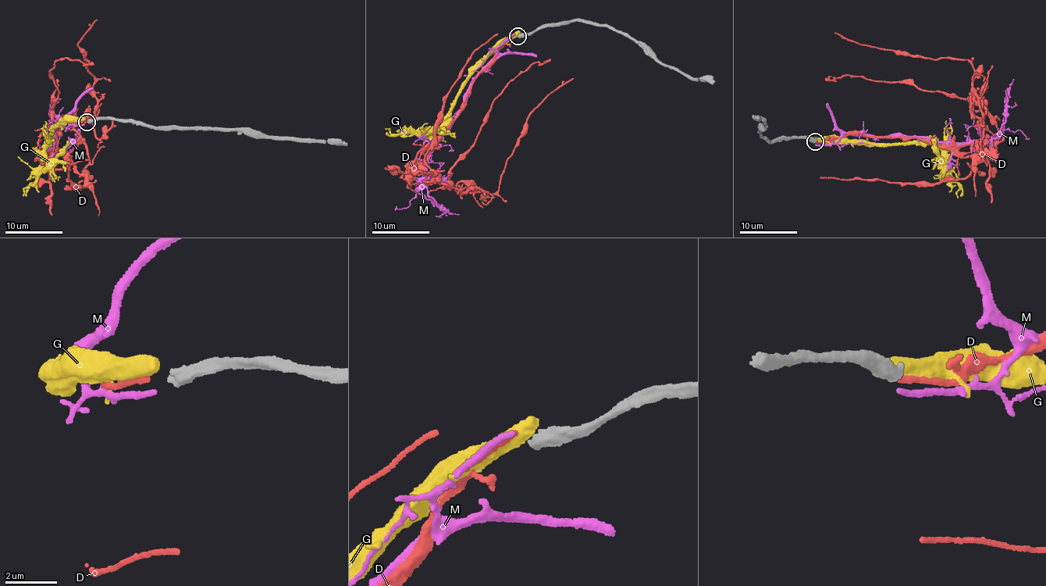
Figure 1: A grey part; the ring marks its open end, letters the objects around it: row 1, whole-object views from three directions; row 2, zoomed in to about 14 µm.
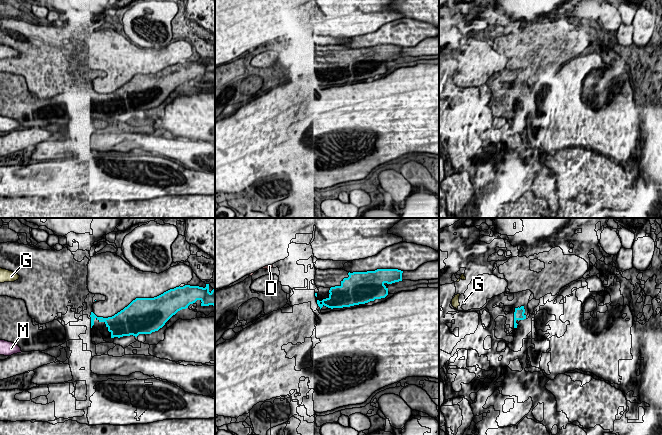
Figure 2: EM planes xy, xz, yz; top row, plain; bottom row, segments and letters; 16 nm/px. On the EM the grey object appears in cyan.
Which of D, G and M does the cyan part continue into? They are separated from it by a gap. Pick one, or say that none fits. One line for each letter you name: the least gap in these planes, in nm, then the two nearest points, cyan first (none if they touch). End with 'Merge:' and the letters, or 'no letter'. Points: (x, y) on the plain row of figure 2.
Merge: no letter

